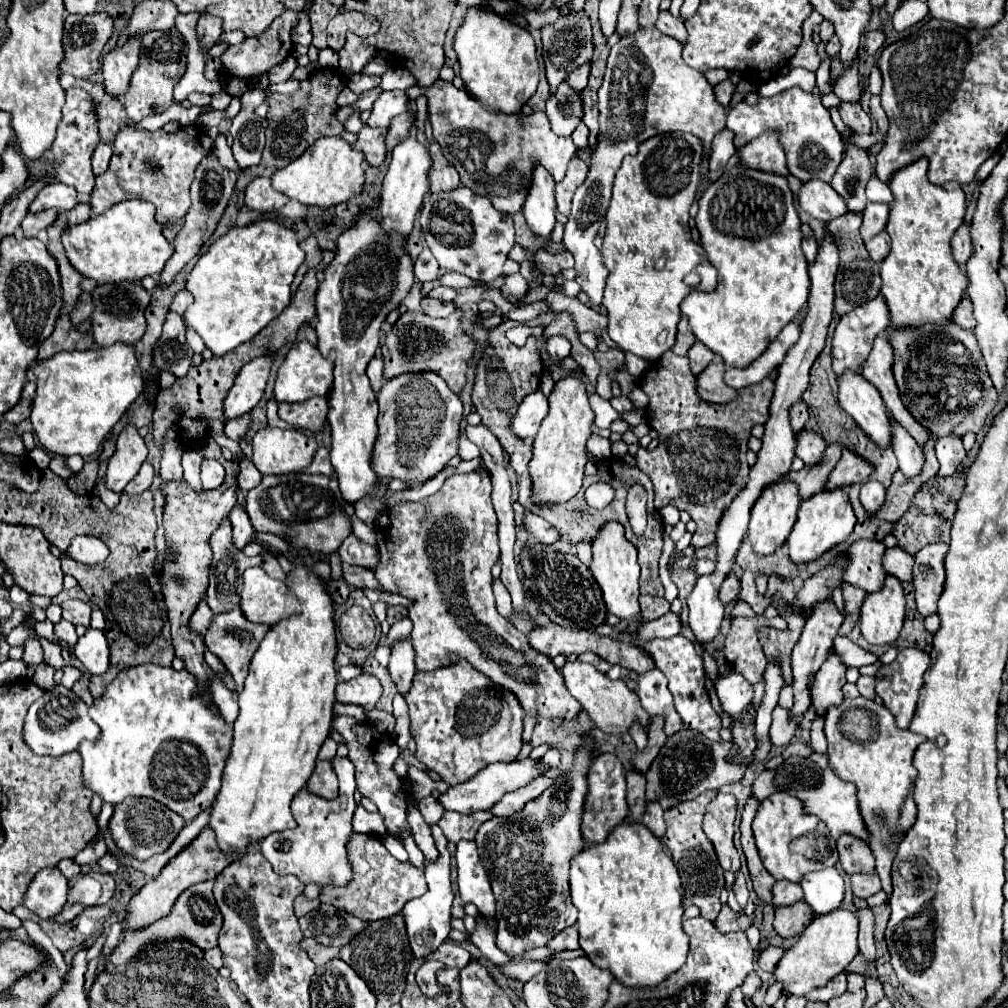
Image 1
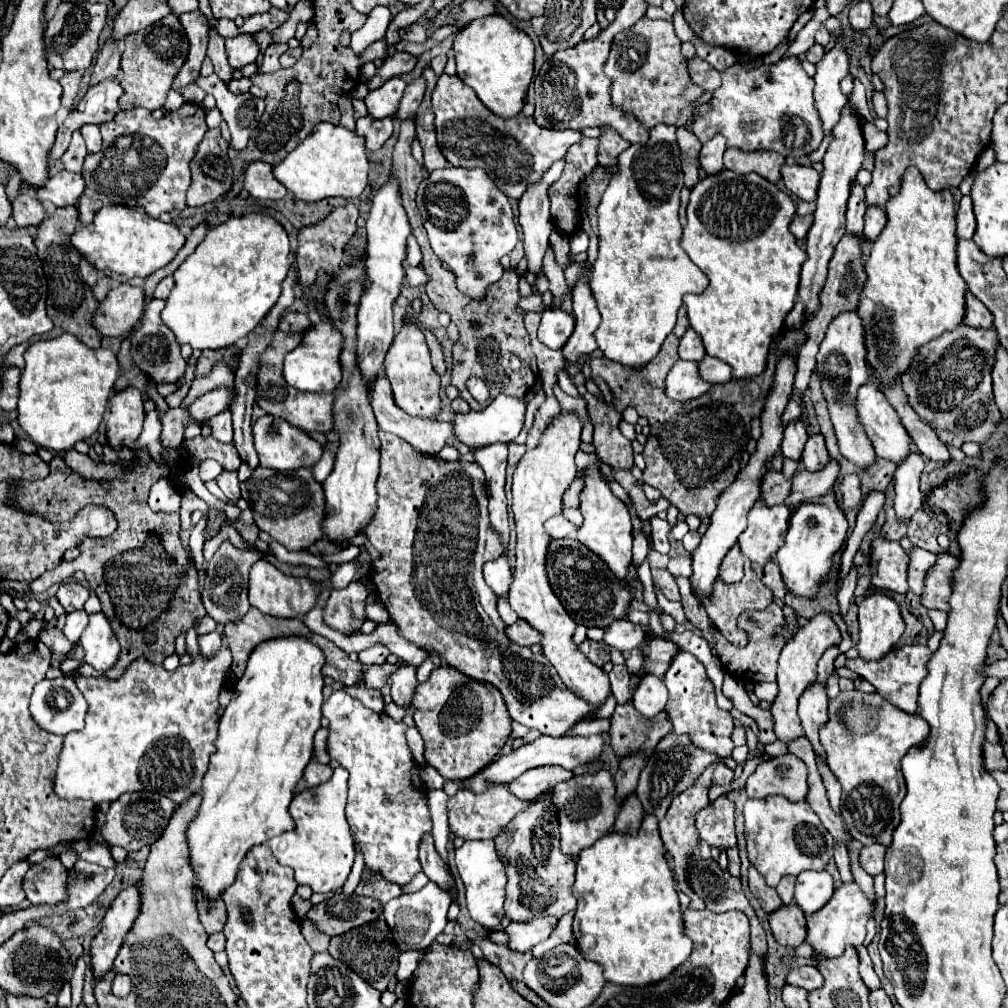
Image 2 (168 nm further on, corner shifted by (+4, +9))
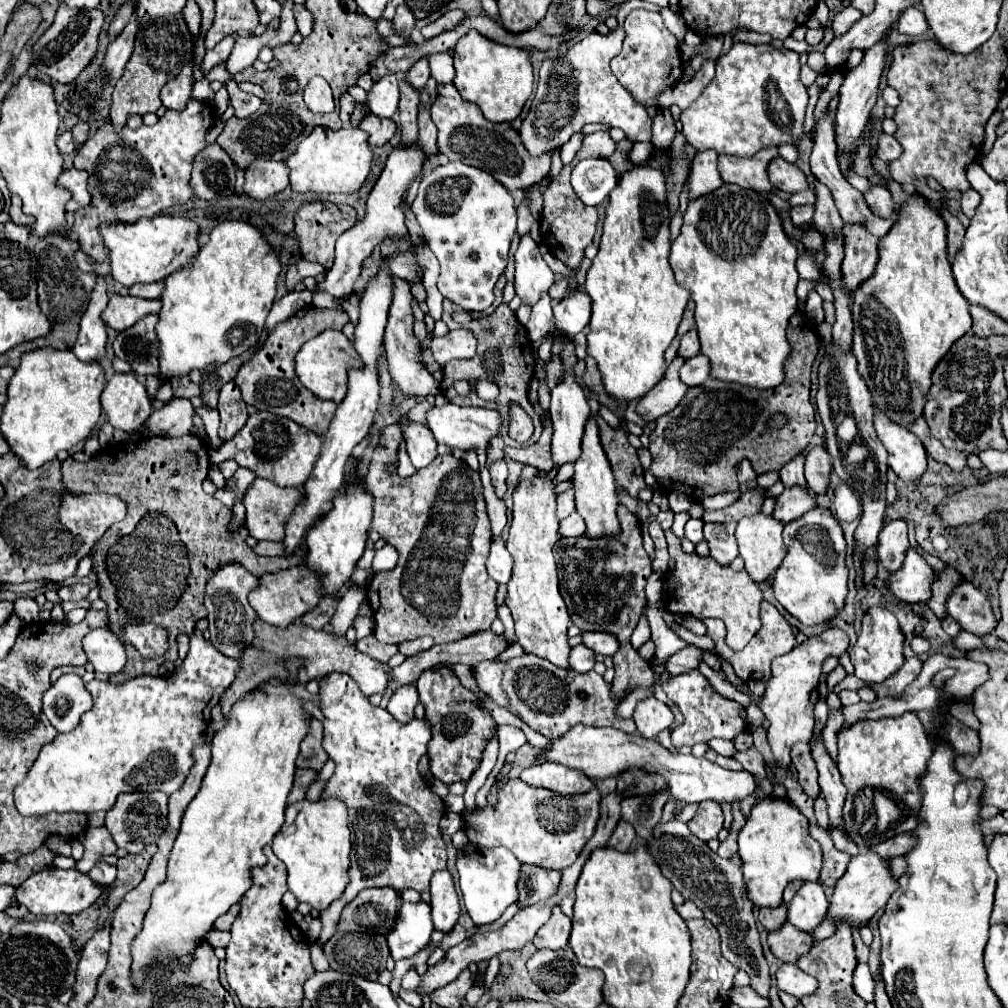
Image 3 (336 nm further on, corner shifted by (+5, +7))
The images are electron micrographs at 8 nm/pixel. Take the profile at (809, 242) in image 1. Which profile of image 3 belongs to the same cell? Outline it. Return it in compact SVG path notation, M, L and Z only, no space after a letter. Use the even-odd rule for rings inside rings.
M812 205L792 207L790 219L792 219L792 223L794 223L796 227L798 227L798 225L810 225L810 223L812 223Z

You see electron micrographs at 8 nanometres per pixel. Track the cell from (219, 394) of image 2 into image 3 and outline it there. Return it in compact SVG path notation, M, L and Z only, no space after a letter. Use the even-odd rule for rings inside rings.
M174 399L166 407L152 411L146 425L160 437L190 435L194 429L196 409L190 399Z

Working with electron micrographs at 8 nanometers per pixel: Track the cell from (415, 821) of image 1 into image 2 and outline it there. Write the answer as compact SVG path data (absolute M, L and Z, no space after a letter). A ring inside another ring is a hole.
M427 833L425 835L425 843L421 843L421 853L419 853L421 865L423 865L423 873L435 883L439 885L443 891L449 891L455 887L455 879L449 871L449 865L439 857L439 853L435 851L433 845L433 837Z

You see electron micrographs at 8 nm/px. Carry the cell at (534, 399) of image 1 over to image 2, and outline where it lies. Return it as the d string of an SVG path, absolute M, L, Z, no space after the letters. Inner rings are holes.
M497 395L485 409L481 411L467 411L467 413L455 413L453 417L453 433L455 439L469 447L469 449L481 449L493 443L511 443L521 427L523 427L523 419L525 419L525 401L517 399L517 397L509 397L509 395Z

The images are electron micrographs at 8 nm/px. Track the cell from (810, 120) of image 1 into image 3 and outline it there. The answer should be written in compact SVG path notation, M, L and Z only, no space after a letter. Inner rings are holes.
M734 43L730 53L726 57L722 57L720 61L716 61L716 75L712 79L712 83L702 91L702 95L680 115L682 121L682 133L686 135L688 143L696 149L696 151L704 151L704 149L716 149L720 155L736 155L742 159L750 159L752 155L756 155L756 151L764 149L764 147L778 147L782 143L790 143L790 145L798 145L802 135L804 135L804 113L806 113L806 105L808 105L808 91L804 87L804 83L800 81L800 63L798 63L798 53L784 49L784 47L770 47L770 45L746 45L746 43Z

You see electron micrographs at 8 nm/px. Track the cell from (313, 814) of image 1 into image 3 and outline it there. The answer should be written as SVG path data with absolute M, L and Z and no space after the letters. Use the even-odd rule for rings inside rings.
M336 797L318 799L318 801L296 801L286 809L286 823L276 835L272 849L280 861L284 861L288 869L288 889L296 895L298 901L306 901L318 911L324 911L334 899L344 893L348 883L348 867L350 867L350 829L348 829L348 809Z

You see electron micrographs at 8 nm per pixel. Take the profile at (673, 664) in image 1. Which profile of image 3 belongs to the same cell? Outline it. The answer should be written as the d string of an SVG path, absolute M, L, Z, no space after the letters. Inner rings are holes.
M698 669L686 671L684 675L670 677L668 681L662 683L662 687L664 687L664 693L668 695L668 699L678 707L678 711L684 717L684 721L672 731L672 745L676 749L686 747L686 745L694 747L696 743L708 743L714 737L734 739L738 733L742 733L748 727L746 709L740 703L718 695L712 689L712 685L708 683L708 679Z

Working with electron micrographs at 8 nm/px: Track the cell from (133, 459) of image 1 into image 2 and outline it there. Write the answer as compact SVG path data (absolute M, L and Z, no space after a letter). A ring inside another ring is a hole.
M125 387L113 391L109 397L109 419L107 419L107 439L113 449L131 445L139 433L145 419L141 391L137 387Z

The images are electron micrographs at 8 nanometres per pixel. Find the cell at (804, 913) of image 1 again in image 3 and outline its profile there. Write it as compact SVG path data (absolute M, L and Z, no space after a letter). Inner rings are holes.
M788 921L780 931L770 931L768 933L768 945L772 953L784 961L784 963L796 963L798 957L810 951L812 947L812 935L806 931L800 931L792 927Z

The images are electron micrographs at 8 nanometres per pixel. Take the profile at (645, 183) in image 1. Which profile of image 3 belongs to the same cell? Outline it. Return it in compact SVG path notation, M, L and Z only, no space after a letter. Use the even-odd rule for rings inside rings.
M634 167L620 177L616 189L610 193L600 251L592 261L584 283L584 289L592 299L592 319L588 323L590 331L586 331L588 355L598 361L604 387L612 397L632 401L640 395L646 395L662 379L664 351L676 337L682 311L690 299L690 293L676 283L668 255L670 211L666 201L664 173L654 167Z

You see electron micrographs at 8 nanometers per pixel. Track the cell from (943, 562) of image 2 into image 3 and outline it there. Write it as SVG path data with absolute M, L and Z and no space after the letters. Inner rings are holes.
M960 579L952 595L948 595L946 611L960 623L962 629L974 635L984 635L996 629L996 619L990 609L990 601L966 579Z

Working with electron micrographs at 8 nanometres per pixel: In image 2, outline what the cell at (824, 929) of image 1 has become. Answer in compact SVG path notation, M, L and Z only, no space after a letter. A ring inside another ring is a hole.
M855 881L843 883L841 887L835 889L833 897L821 911L807 915L807 943L811 943L815 953L821 953L825 957L839 957L845 945L861 947L865 941L865 925L873 909L875 909L875 901L865 897Z

